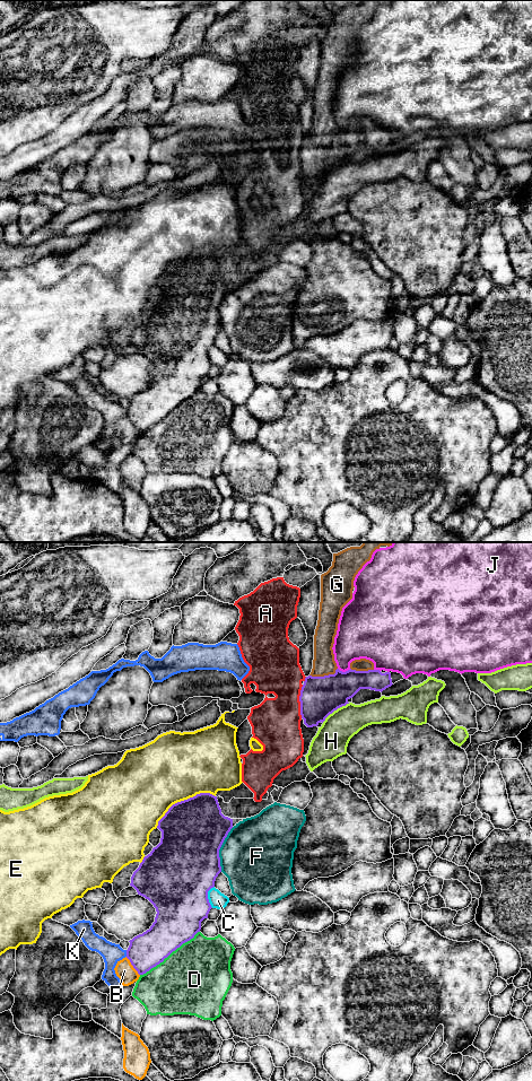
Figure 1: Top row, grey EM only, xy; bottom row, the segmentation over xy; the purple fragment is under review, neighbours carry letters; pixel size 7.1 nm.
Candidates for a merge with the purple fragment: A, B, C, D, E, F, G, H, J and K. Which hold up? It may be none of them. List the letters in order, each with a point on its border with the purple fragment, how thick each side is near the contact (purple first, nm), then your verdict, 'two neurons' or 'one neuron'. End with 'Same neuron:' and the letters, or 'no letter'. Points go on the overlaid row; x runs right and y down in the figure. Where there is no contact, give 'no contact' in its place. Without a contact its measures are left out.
A: xy (299, 700) | 280/360 nm | two neurons
B: xy (132, 965) | 260/140 nm | two neurons
C: xy (207, 897) | 480/120 nm | two neurons
D: xy (169, 953) | 320/500 nm | two neurons
E: xy (182, 801) | 460/480 nm | two neurons
F: xy (219, 848) | 460/480 nm | two neurons
G: xy (324, 676) | 280/160 nm | one neuron
H: xy (336, 709) | 280/240 nm | two neurons
J: xy (346, 671) | 280/300 nm | two neurons
K: xy (127, 953) | 260/140 nm | two neurons
Same neuron: G

